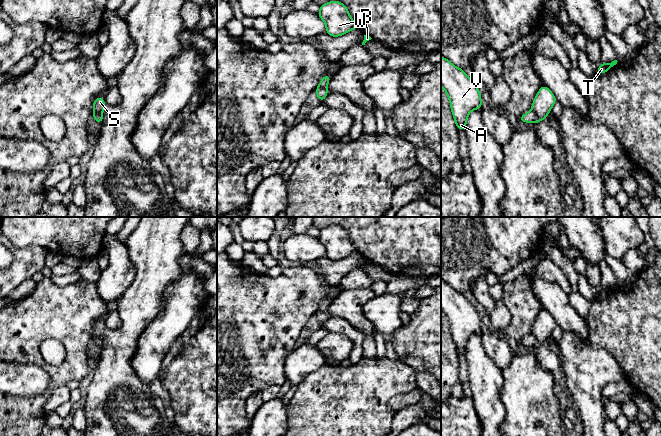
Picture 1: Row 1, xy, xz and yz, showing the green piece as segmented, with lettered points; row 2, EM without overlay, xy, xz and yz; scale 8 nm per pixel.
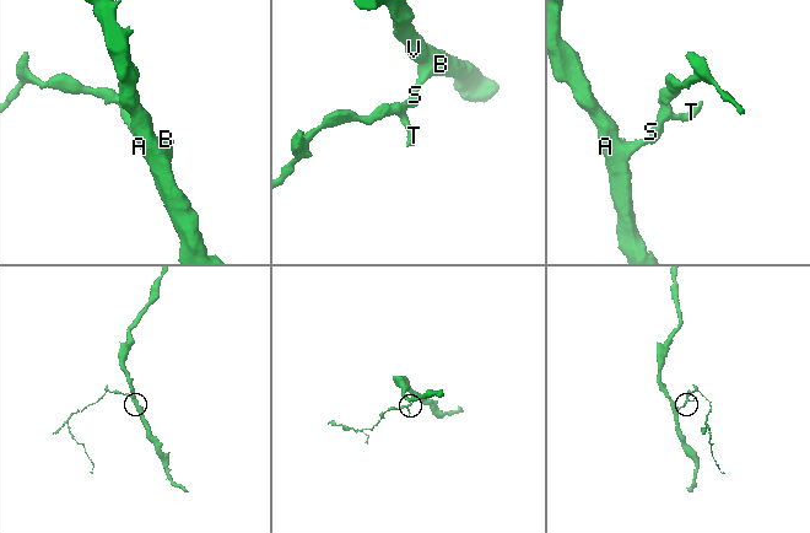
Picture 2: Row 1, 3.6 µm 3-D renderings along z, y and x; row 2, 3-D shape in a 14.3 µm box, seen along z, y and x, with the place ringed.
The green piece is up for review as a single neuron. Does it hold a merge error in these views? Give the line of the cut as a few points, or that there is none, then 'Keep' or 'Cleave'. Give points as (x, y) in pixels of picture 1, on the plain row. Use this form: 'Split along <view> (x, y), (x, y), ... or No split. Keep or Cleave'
Split along yz (532, 333), (540, 343). Cleave

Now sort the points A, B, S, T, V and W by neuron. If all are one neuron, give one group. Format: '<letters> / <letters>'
A B V W / S T

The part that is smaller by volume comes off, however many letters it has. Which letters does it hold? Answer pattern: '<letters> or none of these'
S, T

